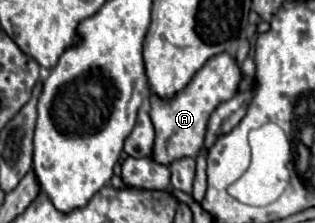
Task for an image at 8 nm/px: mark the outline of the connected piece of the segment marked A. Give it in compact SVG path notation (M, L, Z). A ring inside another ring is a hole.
M222 52L222 54L212 56L194 74L194 78L188 82L188 86L182 88L180 92L176 92L176 96L172 96L168 100L168 106L164 106L164 100L160 96L152 94L150 96L150 118L156 128L152 160L168 166L172 160L178 160L184 156L196 158L204 146L204 134L206 134L206 124L208 124L210 114L214 112L214 108L220 102L230 100L238 92L240 78L242 78L242 72L240 72L240 66L236 64L236 60L230 54Z

